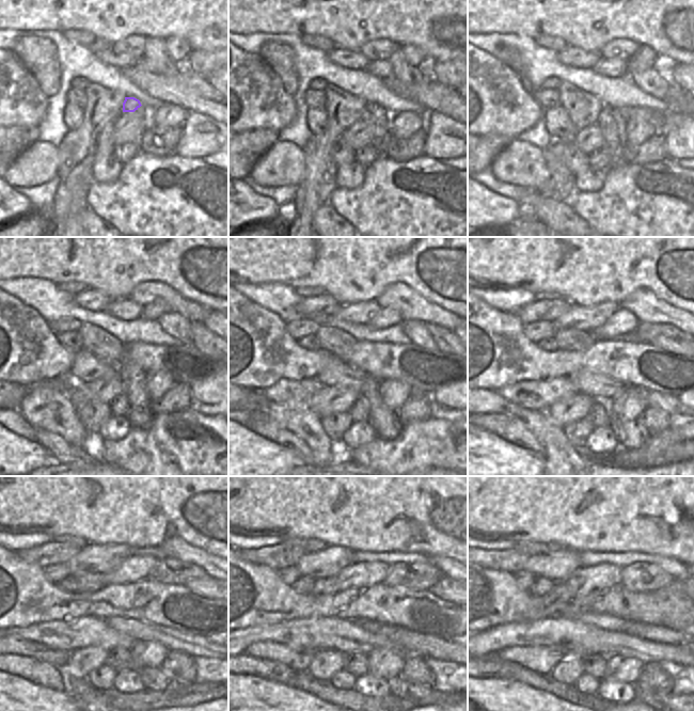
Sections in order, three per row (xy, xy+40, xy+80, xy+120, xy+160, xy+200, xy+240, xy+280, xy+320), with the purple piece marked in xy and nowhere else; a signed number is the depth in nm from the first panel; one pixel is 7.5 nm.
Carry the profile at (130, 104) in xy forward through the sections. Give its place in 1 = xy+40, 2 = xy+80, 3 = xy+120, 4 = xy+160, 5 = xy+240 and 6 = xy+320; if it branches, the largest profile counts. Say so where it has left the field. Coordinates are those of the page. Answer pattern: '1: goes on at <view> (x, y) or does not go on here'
1: goes on at xy+40 (380, 116)
2: goes on at xy+80 (613, 125)
3: goes on at xy+120 (133, 379)
4: goes on at xy+160 (385, 424)
5: goes on at xy+240 (154, 678)
6: goes on at xy+320 (641, 693)

